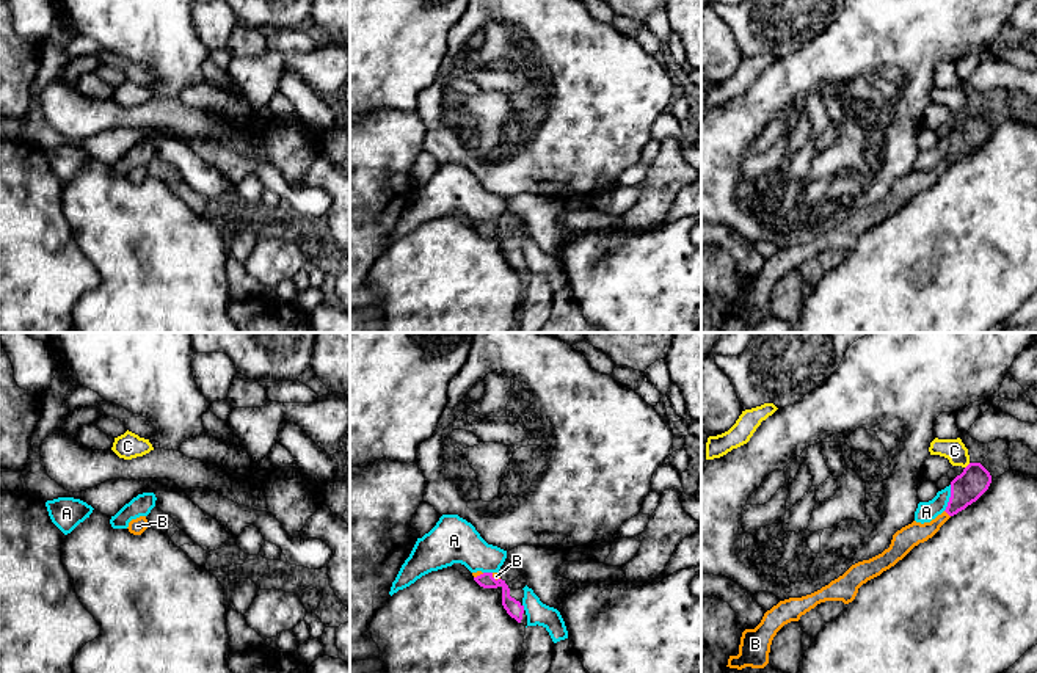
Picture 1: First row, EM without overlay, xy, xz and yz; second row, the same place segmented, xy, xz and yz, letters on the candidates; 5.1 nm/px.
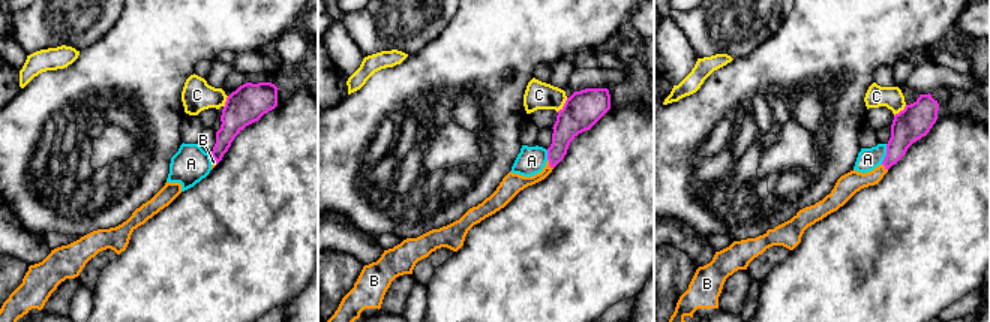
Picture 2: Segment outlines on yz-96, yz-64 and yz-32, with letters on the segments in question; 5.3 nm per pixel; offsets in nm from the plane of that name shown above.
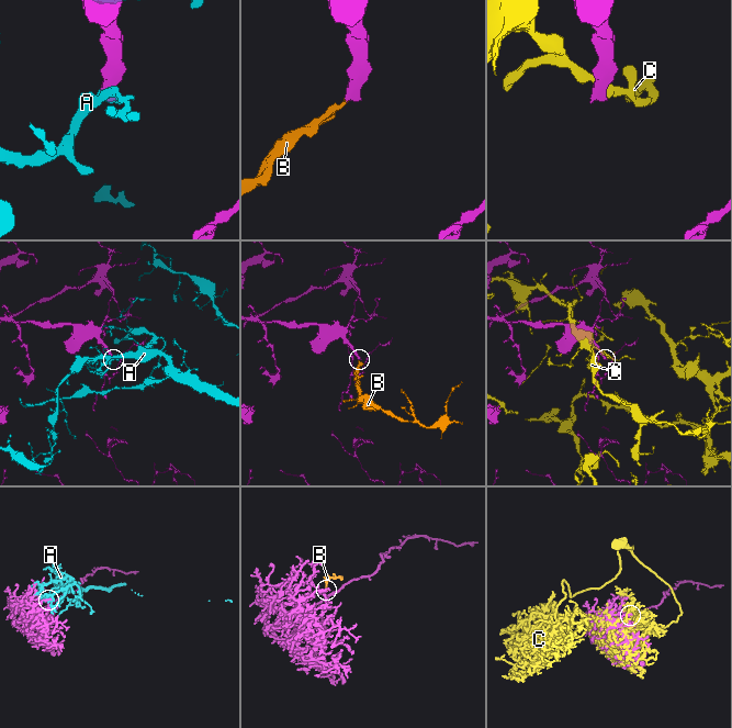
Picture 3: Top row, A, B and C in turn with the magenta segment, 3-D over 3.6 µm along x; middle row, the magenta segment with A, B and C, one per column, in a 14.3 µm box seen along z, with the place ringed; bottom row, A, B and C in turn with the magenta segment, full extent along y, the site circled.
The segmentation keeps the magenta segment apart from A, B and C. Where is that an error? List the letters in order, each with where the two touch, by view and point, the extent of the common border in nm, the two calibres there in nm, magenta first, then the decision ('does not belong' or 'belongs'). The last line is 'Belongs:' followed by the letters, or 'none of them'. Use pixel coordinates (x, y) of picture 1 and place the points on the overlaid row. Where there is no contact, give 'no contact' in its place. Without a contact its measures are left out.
A: yz (949, 498) | 140 nm | 160/100 nm | does not belong
B: yz (946, 512) | 50 nm | 160/120 nm | belongs
C: yz (967, 466) | 40 nm | 160/110 nm | does not belong
Belongs: B

